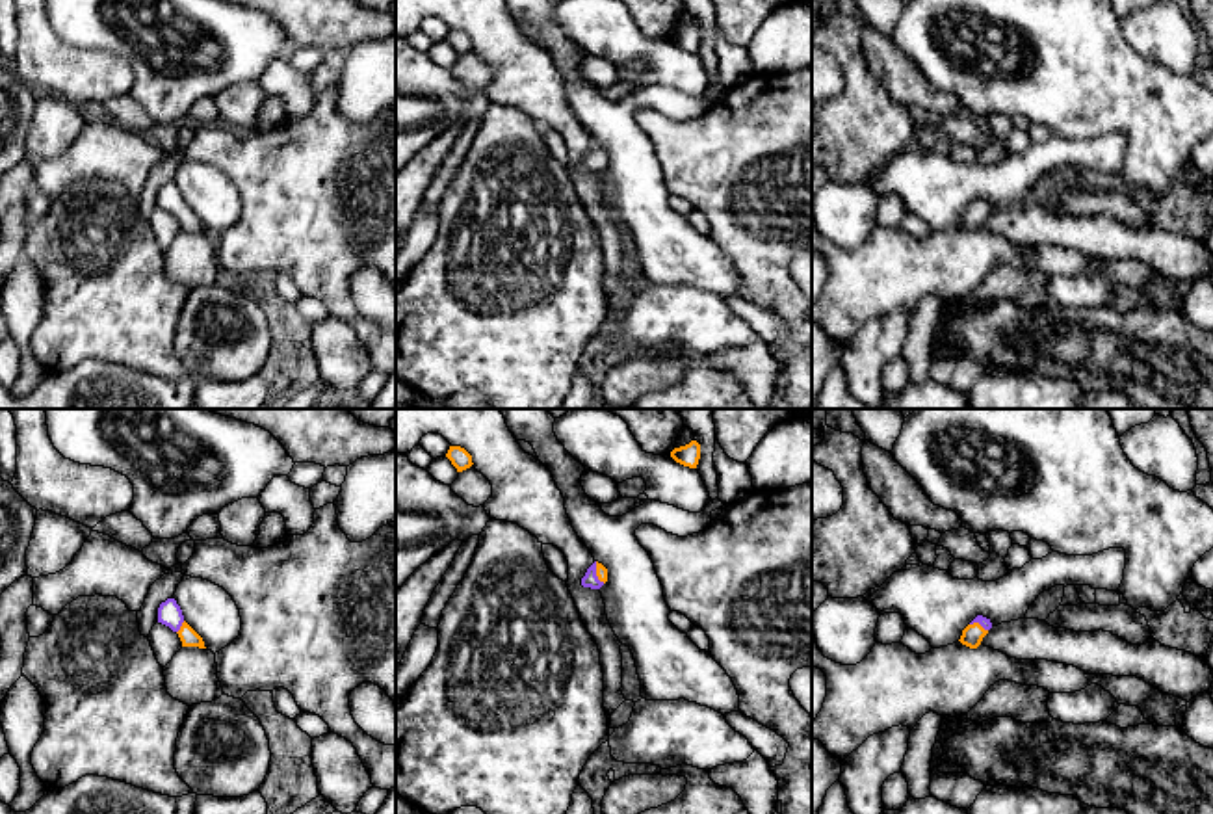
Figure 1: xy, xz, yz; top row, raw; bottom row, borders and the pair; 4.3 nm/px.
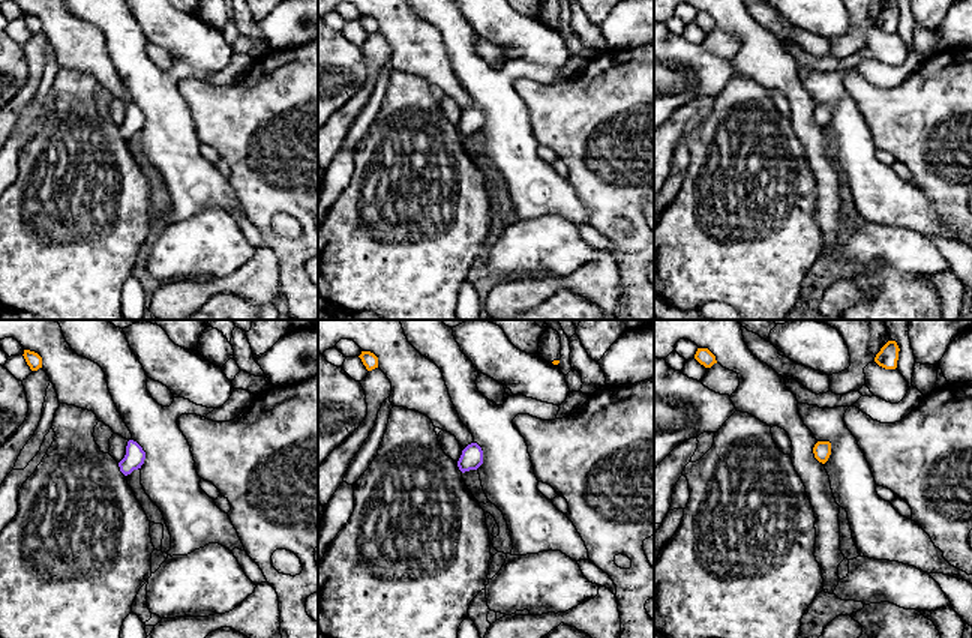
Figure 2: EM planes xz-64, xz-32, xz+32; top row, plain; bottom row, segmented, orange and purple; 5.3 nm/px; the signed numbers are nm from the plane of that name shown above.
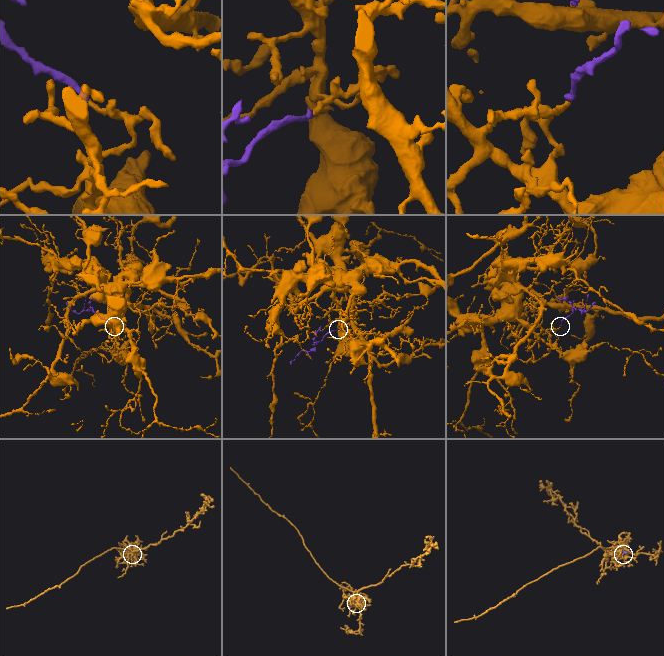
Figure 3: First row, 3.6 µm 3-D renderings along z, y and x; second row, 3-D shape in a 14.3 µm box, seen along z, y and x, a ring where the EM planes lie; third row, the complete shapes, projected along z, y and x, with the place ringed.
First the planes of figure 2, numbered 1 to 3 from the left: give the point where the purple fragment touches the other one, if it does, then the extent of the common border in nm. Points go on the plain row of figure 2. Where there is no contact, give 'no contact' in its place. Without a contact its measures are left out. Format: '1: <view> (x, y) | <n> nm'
1: no contact
2: no contact
3: no contact

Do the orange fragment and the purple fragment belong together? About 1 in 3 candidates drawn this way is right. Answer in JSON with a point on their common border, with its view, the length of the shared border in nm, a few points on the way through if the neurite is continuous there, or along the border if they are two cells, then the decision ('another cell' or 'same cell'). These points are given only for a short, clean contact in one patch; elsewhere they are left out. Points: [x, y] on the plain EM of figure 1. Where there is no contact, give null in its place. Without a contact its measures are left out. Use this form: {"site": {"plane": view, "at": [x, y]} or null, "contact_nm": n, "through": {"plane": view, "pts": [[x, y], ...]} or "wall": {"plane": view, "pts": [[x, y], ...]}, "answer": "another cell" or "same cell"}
{"site": {"plane": "xy", "at": [181, 210]}, "contact_nm": 70, "through": {"plane": "xy", "pts": [[188, 220], [181, 210], [169, 197]]}, "answer": "same cell"}

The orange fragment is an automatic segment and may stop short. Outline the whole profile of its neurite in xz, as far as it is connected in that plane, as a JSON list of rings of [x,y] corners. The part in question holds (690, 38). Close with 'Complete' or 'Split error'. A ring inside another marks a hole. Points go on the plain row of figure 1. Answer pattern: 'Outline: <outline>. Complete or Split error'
Outline: [[[691,24],[685,30],[674,32],[671,35],[671,41],[684,50],[697,52],[700,43],[700,28],[697,24]]]. Complete

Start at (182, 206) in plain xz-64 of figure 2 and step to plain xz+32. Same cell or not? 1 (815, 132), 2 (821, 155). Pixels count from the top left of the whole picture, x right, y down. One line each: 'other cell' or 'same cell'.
1: other cell
2: other cell

